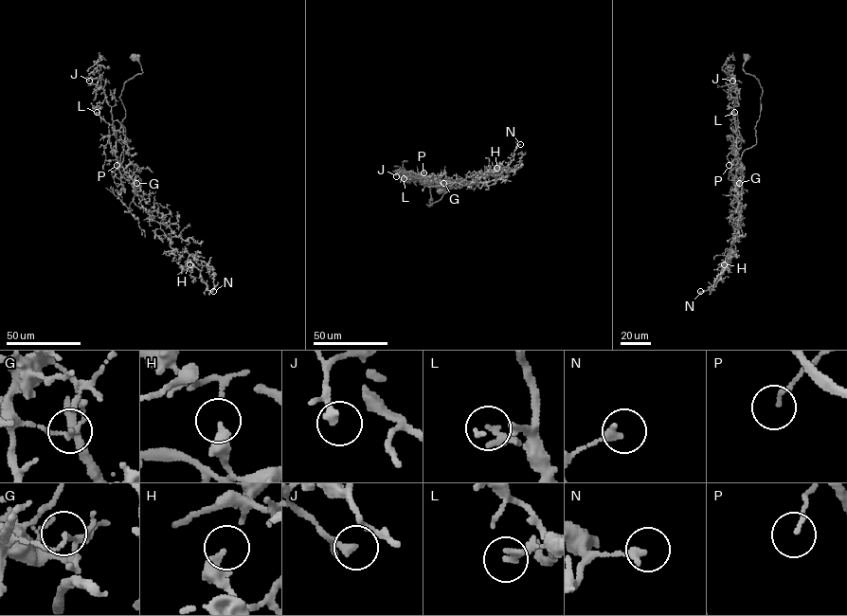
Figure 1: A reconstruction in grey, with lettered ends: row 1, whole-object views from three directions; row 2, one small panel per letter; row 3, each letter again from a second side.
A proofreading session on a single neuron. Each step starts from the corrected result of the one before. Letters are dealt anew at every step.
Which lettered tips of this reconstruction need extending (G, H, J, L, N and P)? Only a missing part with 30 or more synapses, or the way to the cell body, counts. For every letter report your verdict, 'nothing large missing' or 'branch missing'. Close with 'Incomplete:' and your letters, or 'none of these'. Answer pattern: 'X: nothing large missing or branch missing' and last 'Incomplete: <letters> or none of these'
G: nothing large missing
H: nothing large missing
J: nothing large missing
L: nothing large missing
N: nothing large missing
P: nothing large missing
Incomplete: none of these

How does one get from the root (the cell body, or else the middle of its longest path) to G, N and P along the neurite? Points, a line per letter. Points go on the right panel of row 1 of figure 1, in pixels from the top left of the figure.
G: (747, 56), (743, 70), (758, 81), (762, 94), (756, 143), (737, 164), (739, 183)
N: (747, 56), (743, 70), (762, 94), (756, 143), (737, 164), (738, 238), (721, 279), (700, 291)
P: (747, 56), (743, 70), (757, 79), (762, 89), (754, 128), (756, 143), (743, 152), (736, 164), (729, 165)

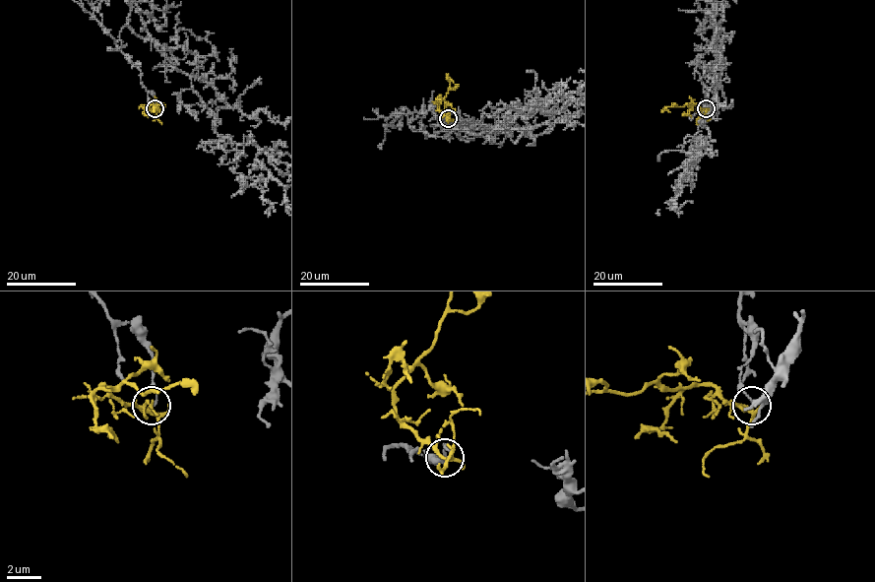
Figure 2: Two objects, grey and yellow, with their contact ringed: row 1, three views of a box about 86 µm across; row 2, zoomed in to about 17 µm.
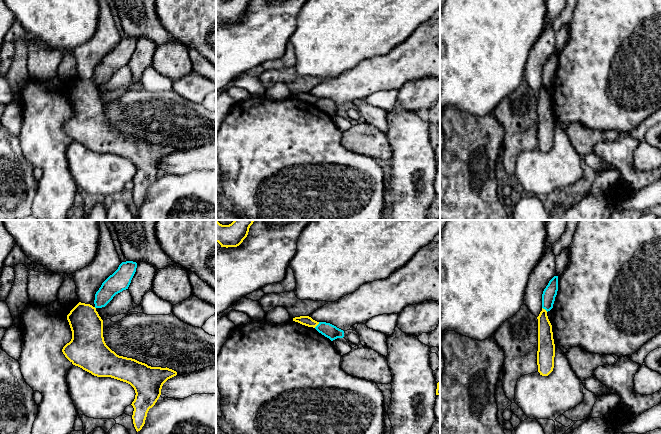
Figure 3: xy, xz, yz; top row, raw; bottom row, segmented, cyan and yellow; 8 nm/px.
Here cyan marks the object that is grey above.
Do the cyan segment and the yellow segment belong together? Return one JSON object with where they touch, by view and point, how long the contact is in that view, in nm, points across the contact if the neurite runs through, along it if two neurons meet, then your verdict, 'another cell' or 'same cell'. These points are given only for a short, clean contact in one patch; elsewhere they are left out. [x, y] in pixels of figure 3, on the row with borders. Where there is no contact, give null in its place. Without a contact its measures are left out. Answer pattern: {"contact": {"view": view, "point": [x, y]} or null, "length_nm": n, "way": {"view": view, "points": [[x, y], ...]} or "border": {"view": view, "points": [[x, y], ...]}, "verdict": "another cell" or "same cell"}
{"contact": {"view": "xz", "point": [317, 325]}, "length_nm": 60, "border": {"view": "xz", "points": [[319, 322], [314, 327]]}, "verdict": "another cell"}

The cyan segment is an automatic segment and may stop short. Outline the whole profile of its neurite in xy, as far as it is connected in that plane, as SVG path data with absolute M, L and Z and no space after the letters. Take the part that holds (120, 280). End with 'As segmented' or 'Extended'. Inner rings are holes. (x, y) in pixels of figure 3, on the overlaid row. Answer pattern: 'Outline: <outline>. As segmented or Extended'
Outline: M122 262L118 269L102 283L96 292L94 300L95 308L105 307L116 294L128 289L136 268L136 262Z. As segmented

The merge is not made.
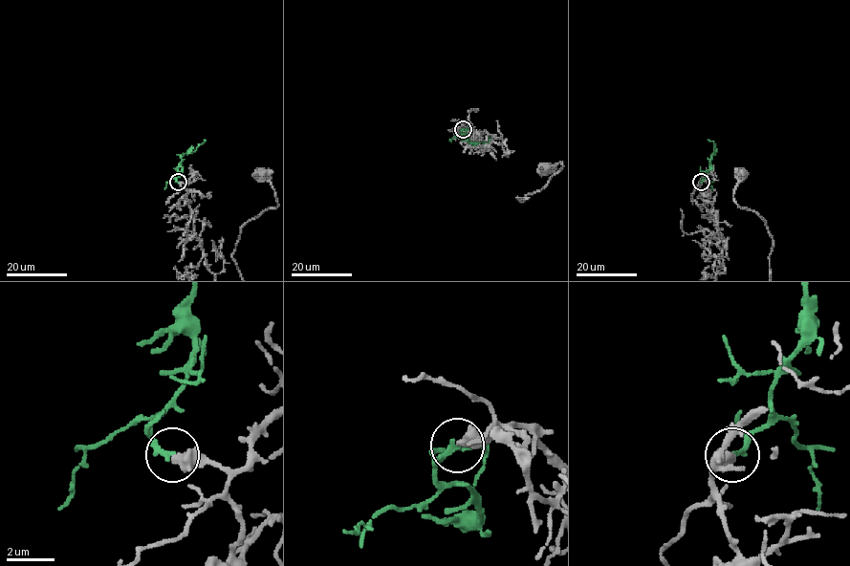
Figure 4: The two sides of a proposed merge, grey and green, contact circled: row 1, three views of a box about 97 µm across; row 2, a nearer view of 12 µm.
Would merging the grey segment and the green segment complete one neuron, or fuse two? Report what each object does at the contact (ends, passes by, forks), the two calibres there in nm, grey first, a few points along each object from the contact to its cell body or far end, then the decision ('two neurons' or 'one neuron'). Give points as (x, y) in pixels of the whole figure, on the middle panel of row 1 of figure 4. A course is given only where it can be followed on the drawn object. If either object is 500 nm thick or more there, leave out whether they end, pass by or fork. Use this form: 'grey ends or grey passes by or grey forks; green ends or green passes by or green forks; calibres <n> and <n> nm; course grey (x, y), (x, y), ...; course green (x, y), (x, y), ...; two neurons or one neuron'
calibres 500 and 220 nm; course green (464, 129), (460, 132), (469, 142), (487, 142), (490, 136); one neuron

